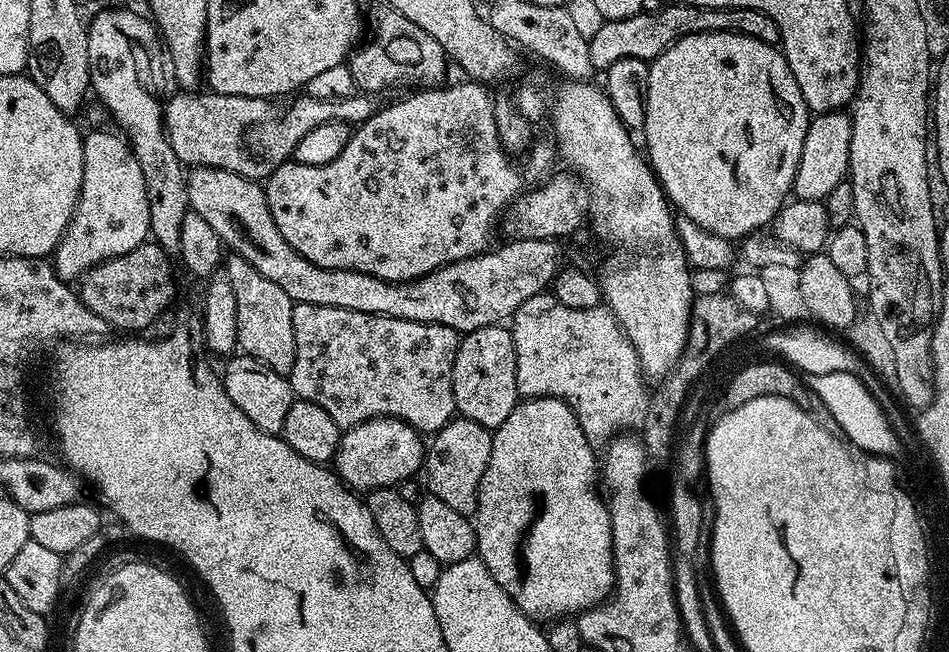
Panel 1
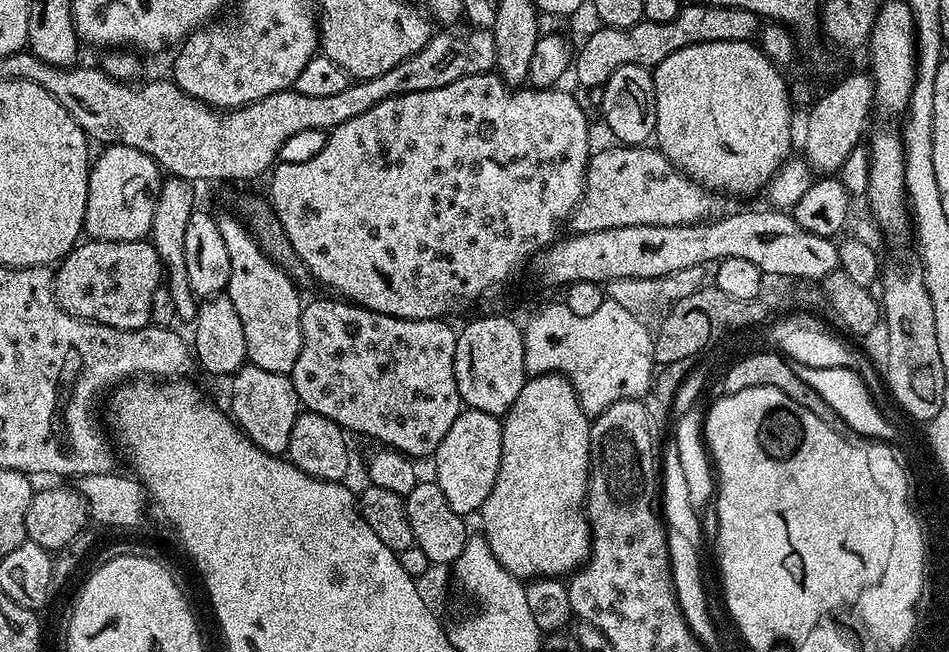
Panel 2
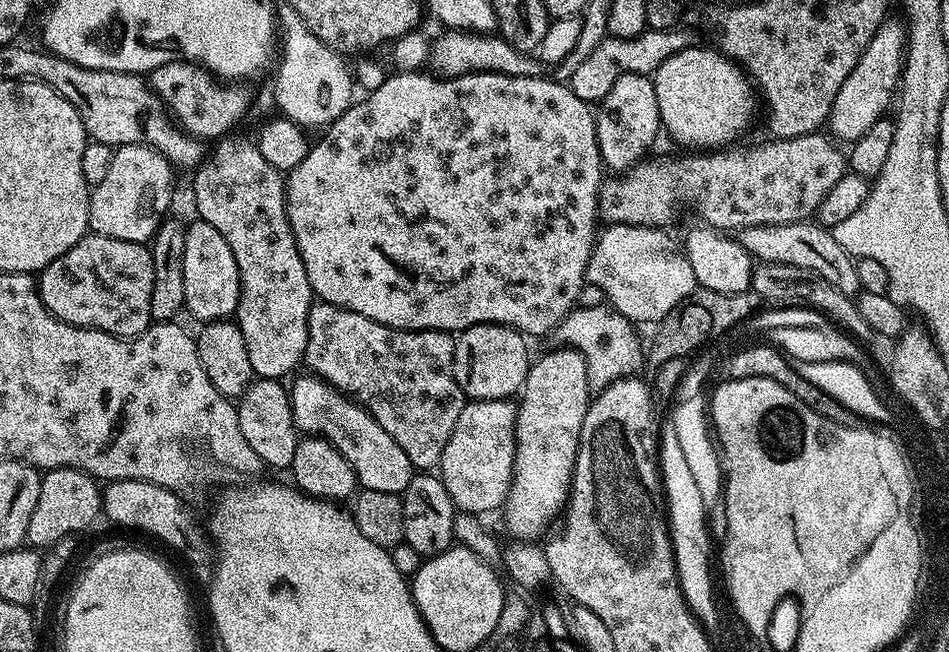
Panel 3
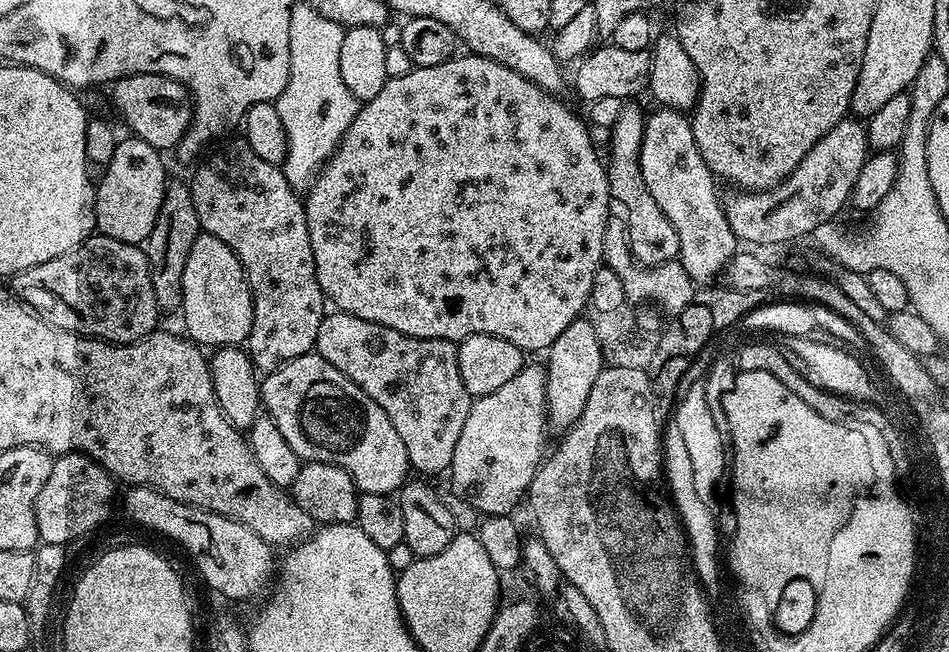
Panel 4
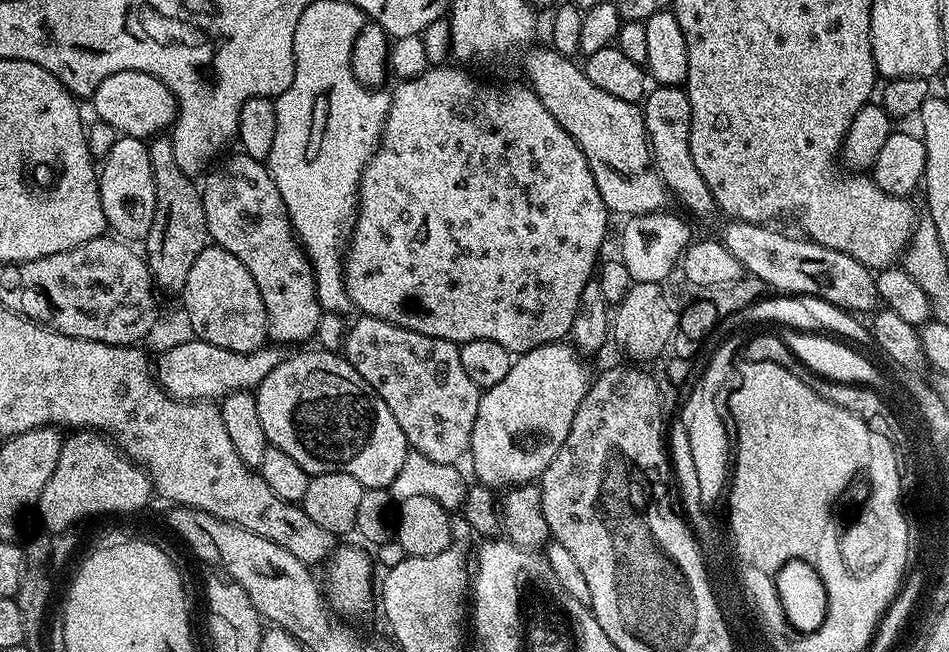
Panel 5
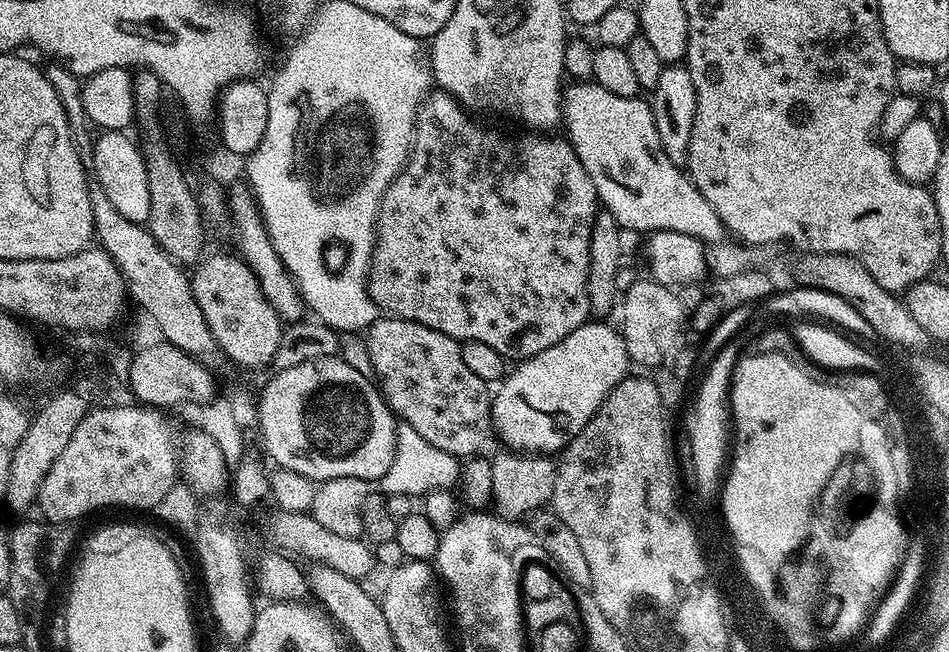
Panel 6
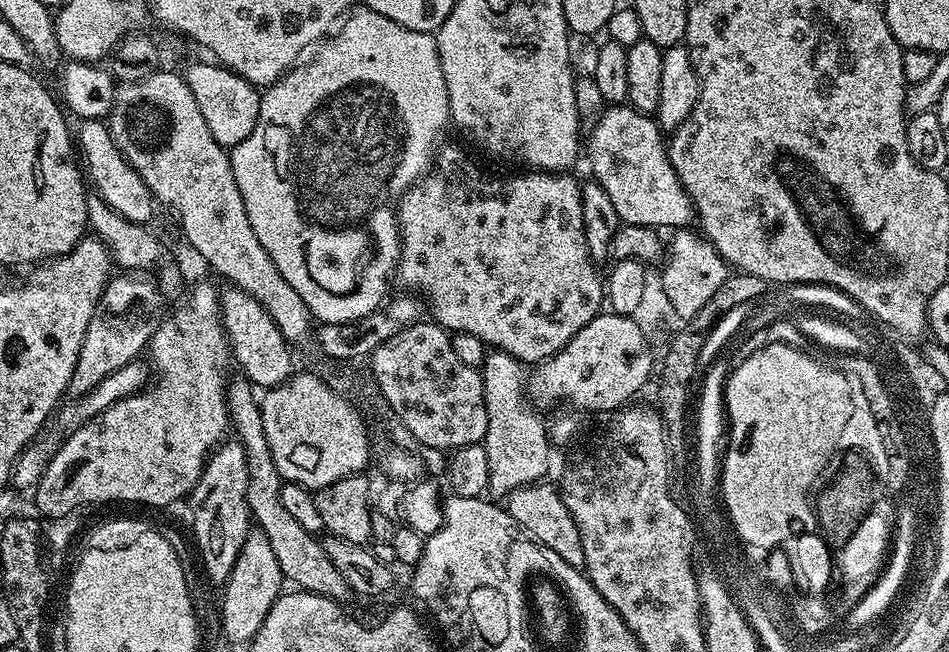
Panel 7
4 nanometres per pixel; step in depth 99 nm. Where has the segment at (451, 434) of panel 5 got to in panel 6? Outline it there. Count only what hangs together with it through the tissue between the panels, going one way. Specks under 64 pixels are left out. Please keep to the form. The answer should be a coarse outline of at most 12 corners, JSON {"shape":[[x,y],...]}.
{"shape":[[385,315],[366,330],[385,403],[431,445],[472,458],[489,385],[461,341]]}

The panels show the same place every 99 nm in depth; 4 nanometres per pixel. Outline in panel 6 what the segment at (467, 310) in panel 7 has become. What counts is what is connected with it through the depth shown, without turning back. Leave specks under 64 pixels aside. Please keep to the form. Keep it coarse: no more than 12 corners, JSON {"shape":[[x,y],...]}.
{"shape":[[416,112],[381,313],[519,362],[589,323],[567,139]]}

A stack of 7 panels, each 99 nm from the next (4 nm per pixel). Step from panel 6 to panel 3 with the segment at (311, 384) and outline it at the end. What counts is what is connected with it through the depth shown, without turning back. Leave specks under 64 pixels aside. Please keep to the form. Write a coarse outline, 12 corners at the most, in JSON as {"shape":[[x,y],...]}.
{"shape":[[319,376],[290,384],[292,420],[350,462],[361,489],[403,494],[406,450]]}

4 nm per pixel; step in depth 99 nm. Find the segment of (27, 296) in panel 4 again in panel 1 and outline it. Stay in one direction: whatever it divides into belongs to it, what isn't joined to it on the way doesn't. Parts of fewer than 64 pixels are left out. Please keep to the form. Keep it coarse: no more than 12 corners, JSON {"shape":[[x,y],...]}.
{"shape":[[145,242],[95,264],[80,301],[113,329],[174,304],[169,253]]}

